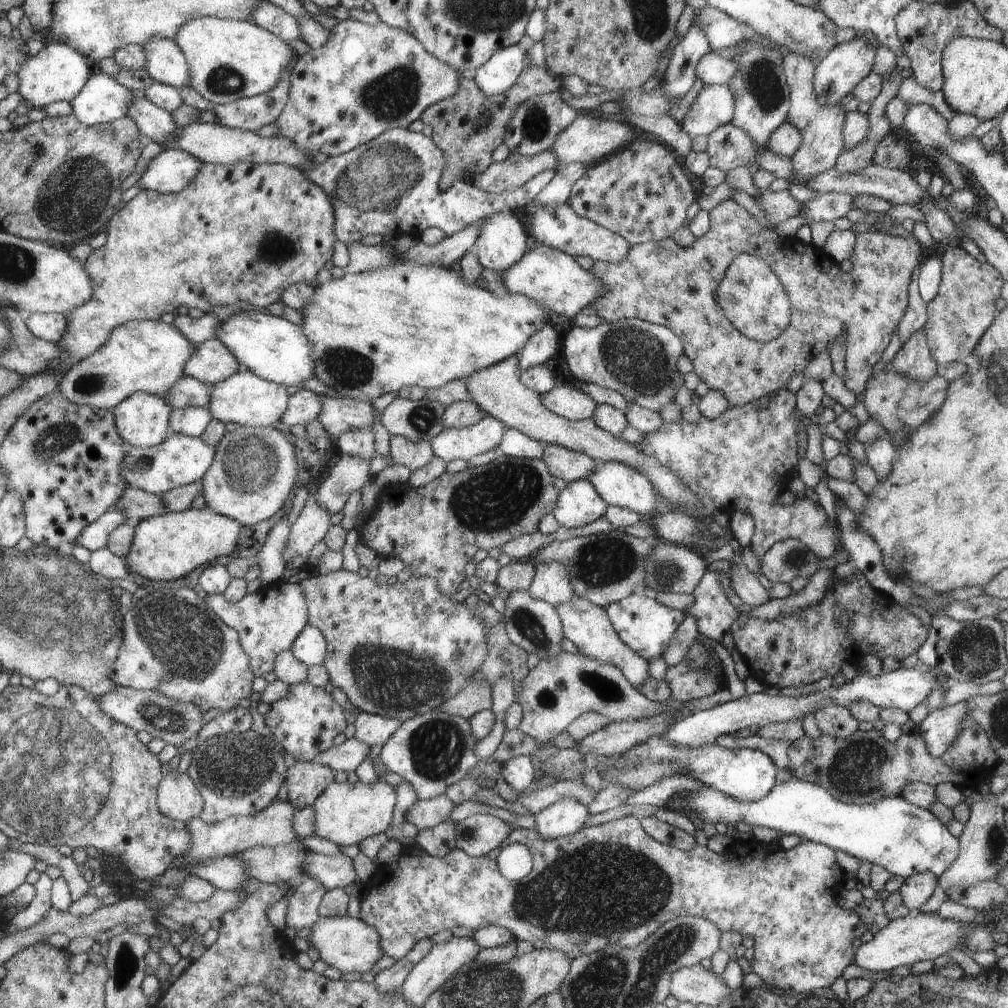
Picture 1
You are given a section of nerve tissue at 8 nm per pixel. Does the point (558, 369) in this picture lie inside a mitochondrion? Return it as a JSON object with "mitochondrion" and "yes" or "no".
{"mitochondrion":"no"}

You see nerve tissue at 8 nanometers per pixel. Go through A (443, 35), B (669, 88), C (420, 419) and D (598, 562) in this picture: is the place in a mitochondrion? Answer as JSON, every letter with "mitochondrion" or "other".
{"A":"other","B":"other","C":"mitochondrion","D":"mitochondrion"}

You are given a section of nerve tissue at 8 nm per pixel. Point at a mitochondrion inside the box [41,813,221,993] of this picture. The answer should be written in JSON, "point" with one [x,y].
{"point":[126,966]}

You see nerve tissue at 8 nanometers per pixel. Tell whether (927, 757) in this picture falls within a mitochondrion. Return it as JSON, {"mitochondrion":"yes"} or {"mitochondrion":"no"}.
{"mitochondrion":"no"}

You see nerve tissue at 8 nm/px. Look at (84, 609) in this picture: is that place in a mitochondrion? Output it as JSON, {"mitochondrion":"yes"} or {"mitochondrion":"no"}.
{"mitochondrion":"yes"}

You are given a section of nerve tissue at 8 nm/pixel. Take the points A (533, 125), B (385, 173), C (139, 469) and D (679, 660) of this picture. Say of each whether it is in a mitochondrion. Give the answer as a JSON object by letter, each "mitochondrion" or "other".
{"A":"mitochondrion","B":"mitochondrion","C":"mitochondrion","D":"other"}

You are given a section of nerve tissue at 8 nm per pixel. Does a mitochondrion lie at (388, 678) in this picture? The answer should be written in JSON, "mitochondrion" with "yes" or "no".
{"mitochondrion":"yes"}

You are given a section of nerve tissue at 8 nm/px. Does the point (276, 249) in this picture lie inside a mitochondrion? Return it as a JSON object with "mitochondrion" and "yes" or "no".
{"mitochondrion":"yes"}

